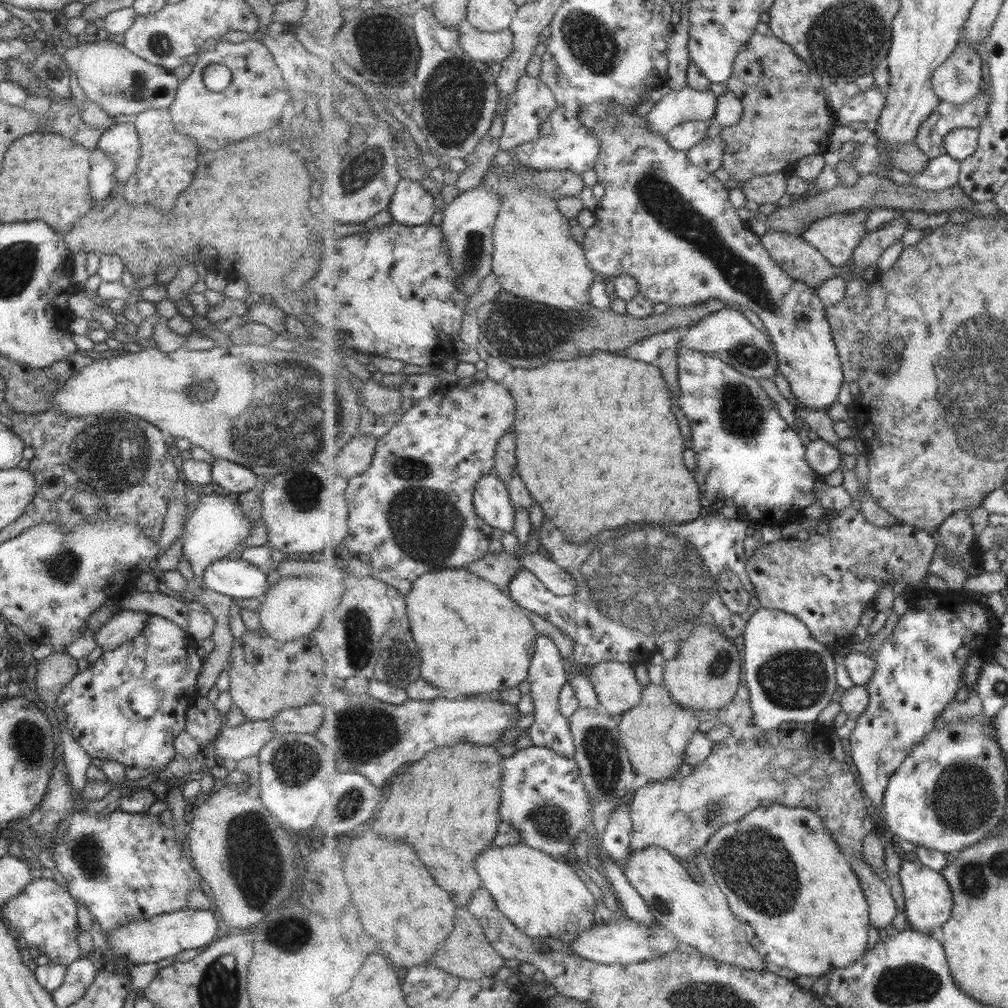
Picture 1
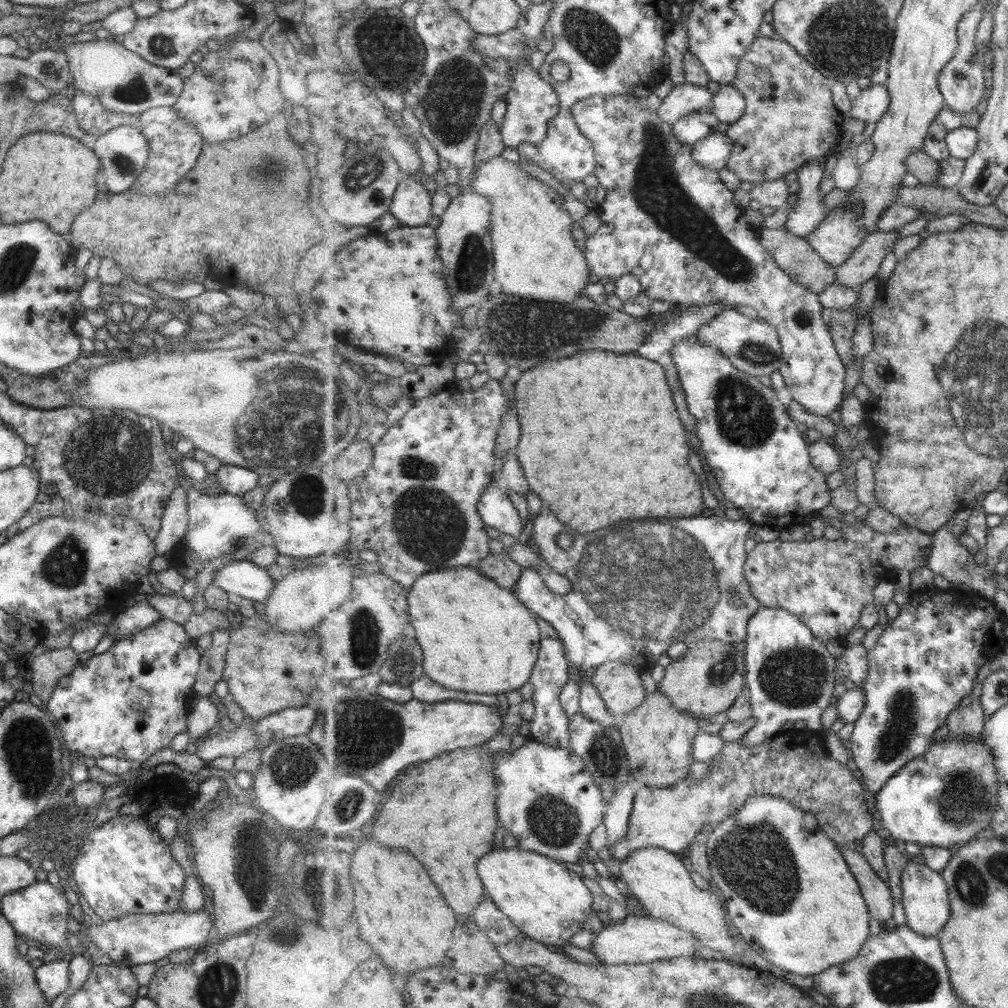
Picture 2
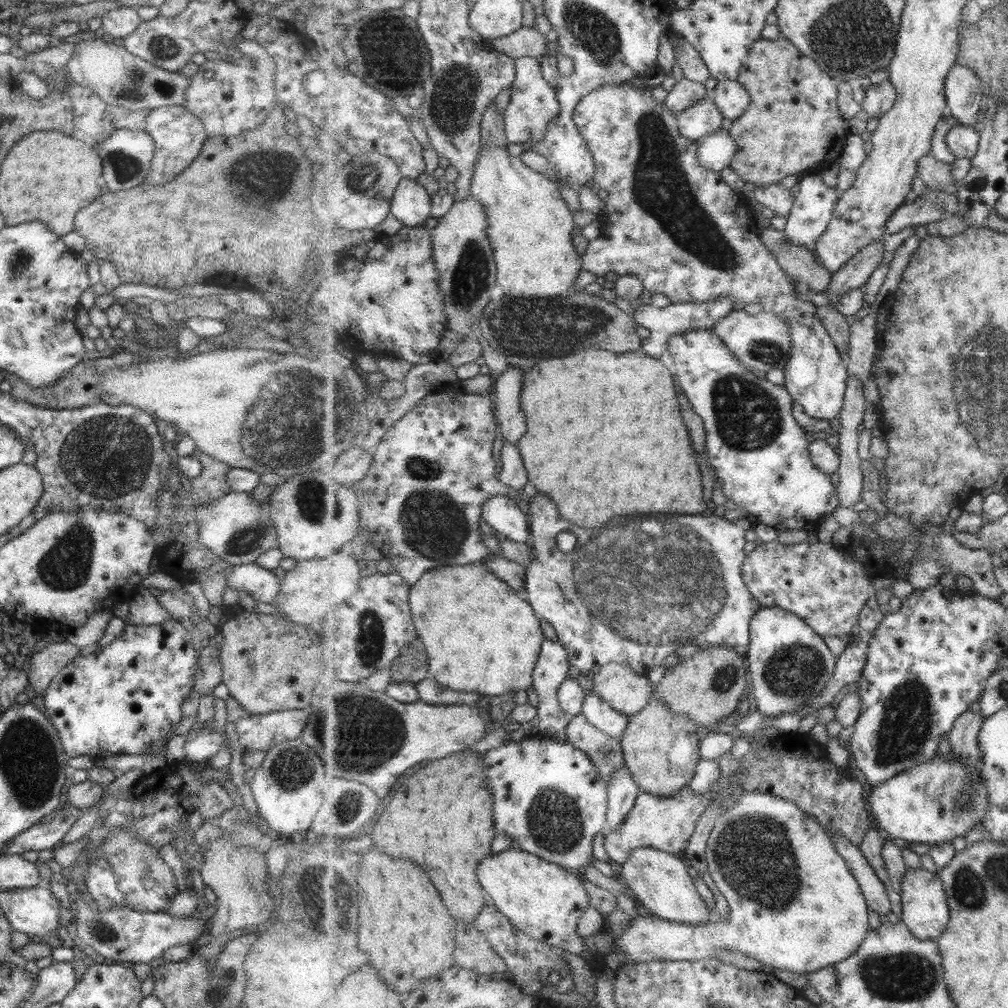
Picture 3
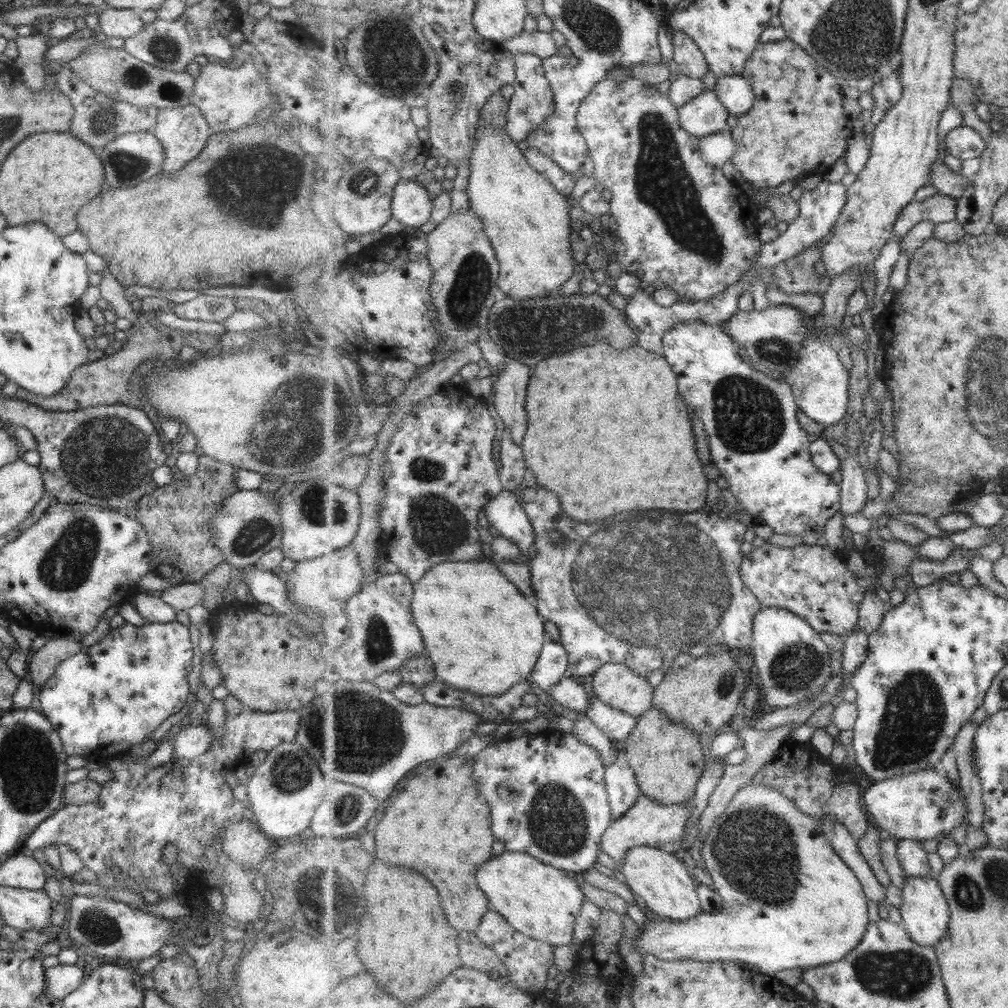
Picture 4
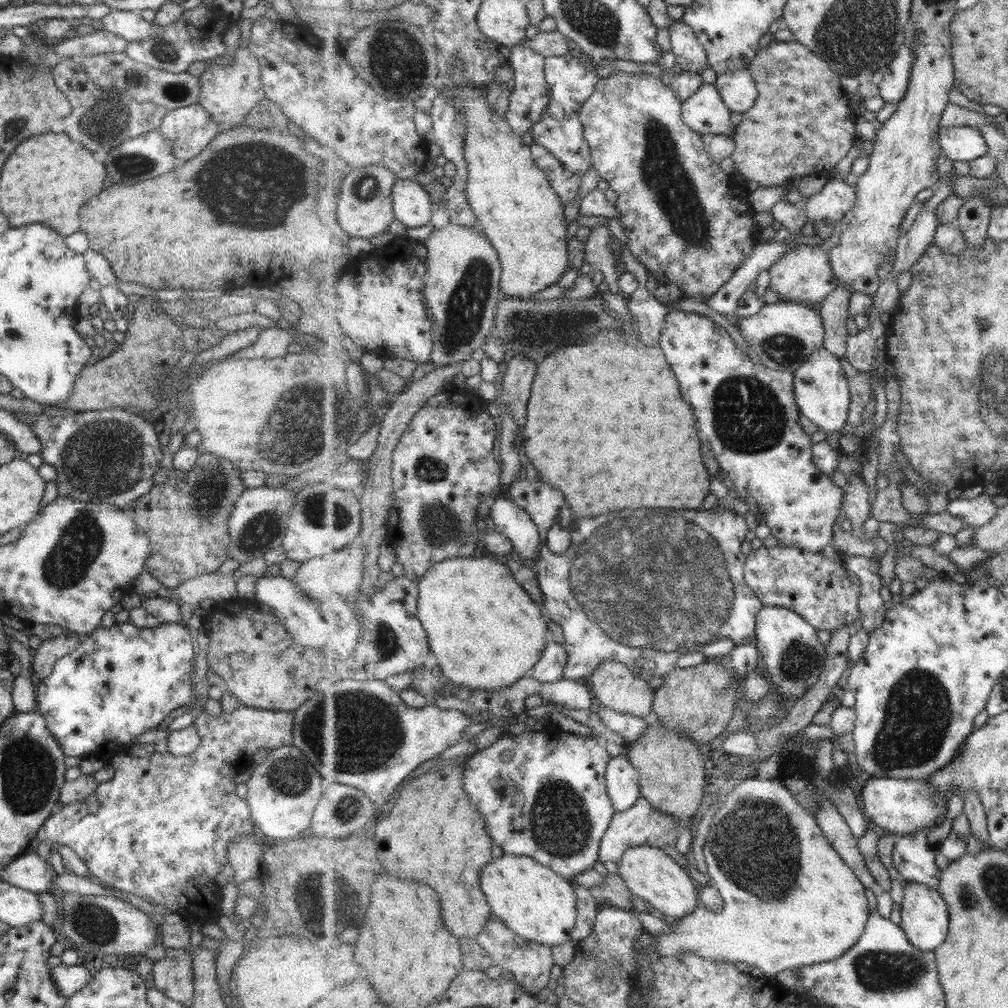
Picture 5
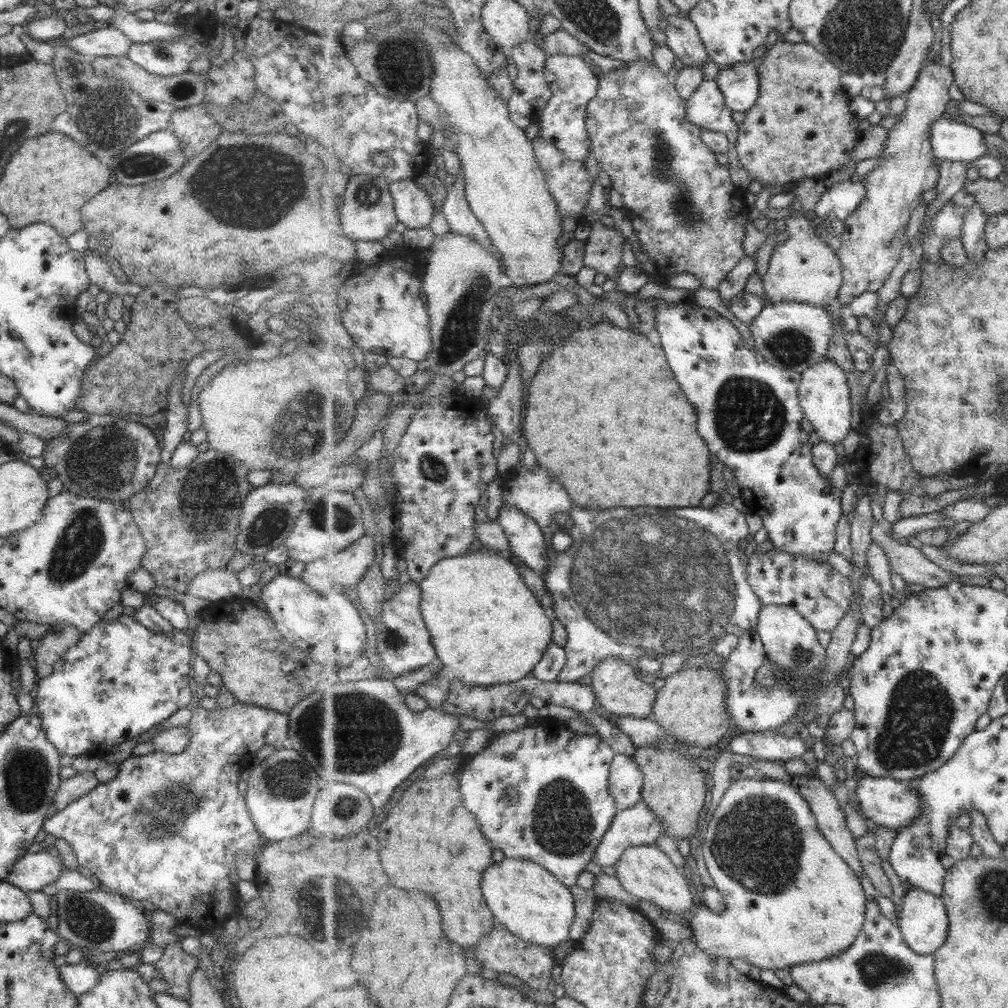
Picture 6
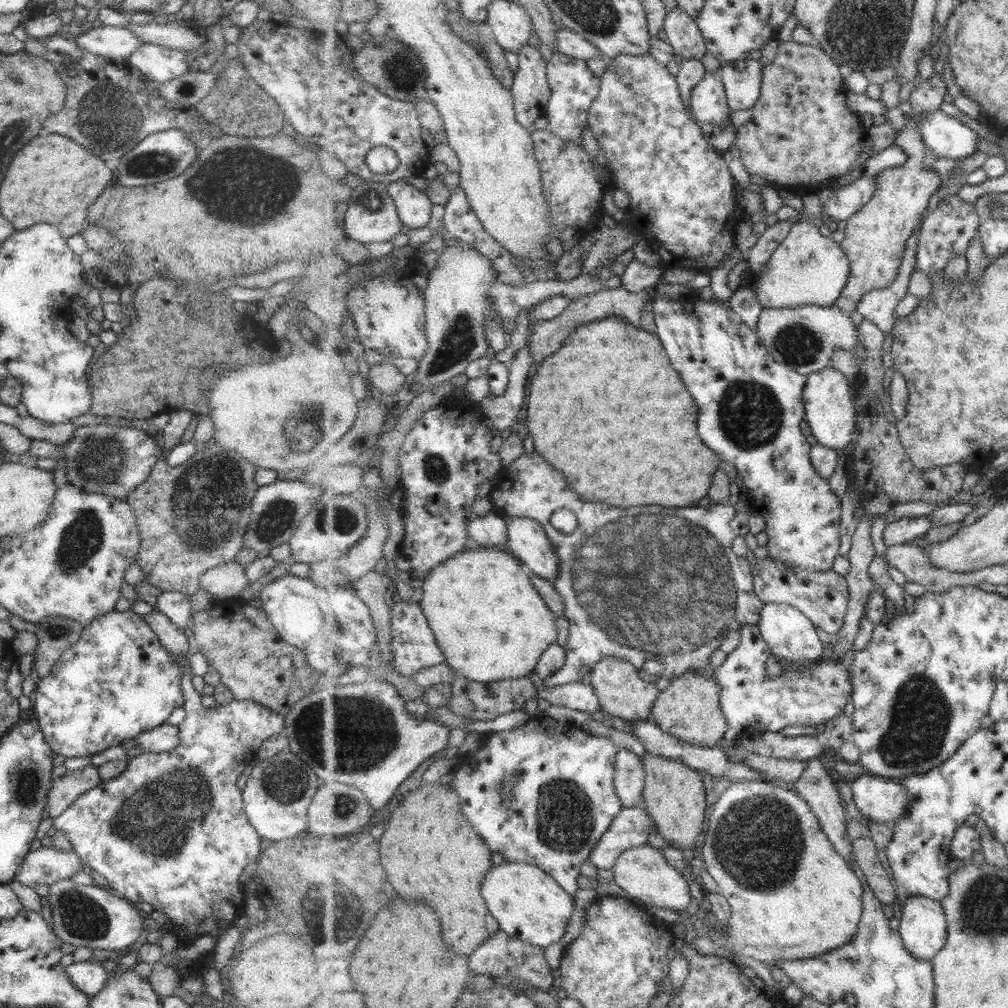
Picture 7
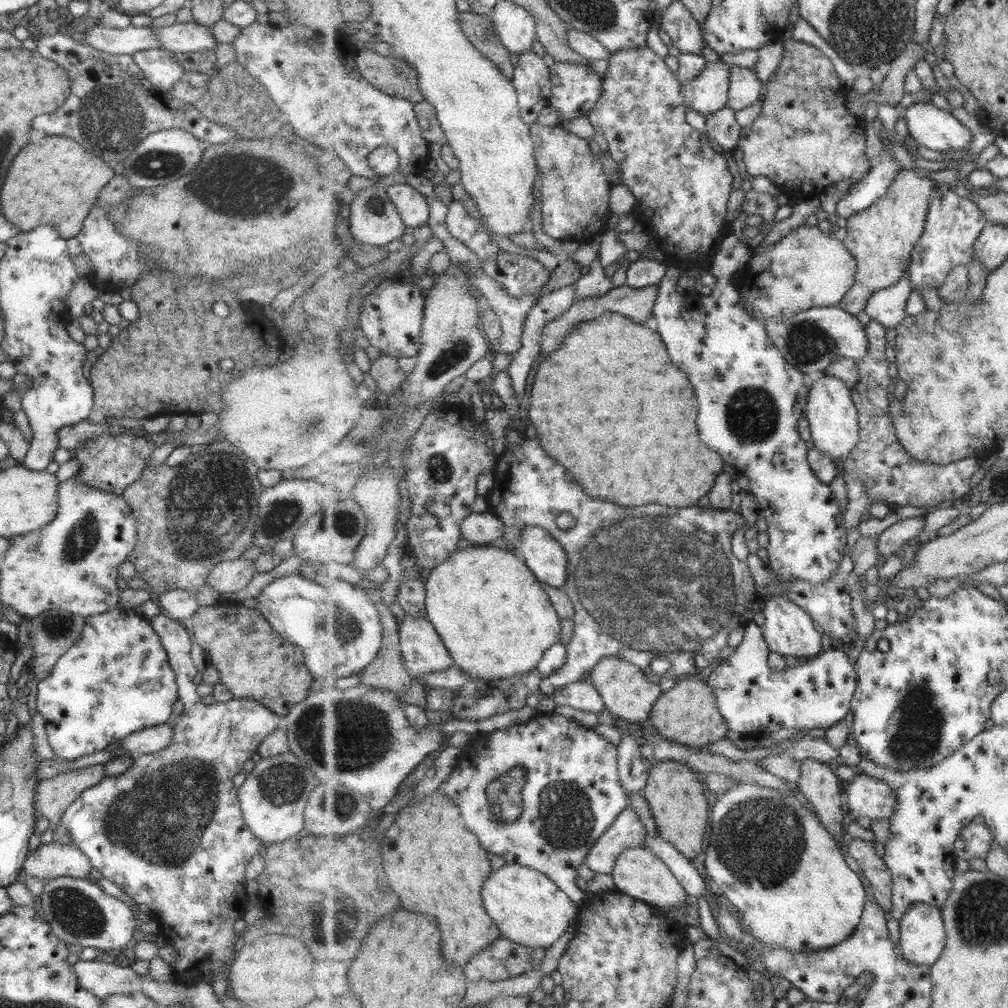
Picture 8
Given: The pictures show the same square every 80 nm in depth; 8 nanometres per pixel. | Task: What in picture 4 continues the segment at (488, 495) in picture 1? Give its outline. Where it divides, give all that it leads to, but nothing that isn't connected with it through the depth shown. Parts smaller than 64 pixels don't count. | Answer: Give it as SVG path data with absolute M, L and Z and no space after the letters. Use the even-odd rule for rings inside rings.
M505 490L485 506L489 524L505 538L518 544L523 553L535 544L534 525L519 502L517 492Z

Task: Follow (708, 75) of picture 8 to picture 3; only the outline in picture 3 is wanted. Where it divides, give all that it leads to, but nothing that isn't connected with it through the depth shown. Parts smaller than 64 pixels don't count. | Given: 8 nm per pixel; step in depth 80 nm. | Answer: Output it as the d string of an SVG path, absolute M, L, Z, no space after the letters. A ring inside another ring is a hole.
M707 97L695 106L687 108L678 116L679 130L689 140L699 140L717 132L723 126L725 117L713 97Z

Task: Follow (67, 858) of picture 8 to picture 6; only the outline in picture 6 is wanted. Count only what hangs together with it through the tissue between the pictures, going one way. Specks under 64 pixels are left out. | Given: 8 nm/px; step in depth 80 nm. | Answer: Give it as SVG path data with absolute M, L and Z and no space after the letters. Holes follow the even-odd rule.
M49 851L27 852L15 861L5 880L25 893L41 891L47 884L55 881L64 869L58 861L61 858L53 857Z

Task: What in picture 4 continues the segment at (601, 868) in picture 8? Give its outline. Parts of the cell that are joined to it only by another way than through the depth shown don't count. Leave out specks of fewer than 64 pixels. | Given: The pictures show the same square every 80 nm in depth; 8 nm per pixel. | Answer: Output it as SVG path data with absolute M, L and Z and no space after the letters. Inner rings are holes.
M642 794L623 817L614 819L611 822L610 828L603 835L601 848L603 852L617 862L623 862L626 859L627 852L638 846L659 848L665 852L676 854L681 849L683 842L681 838L685 836L687 824L689 824L689 816L691 816L693 809L694 806L692 807L685 803L664 805Z

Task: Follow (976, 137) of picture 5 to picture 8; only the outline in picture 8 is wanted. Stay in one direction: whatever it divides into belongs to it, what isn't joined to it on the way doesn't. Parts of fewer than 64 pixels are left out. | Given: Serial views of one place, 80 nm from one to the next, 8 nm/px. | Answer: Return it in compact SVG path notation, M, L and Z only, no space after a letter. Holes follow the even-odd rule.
M915 101L908 108L901 109L906 120L908 132L923 146L939 152L953 152L954 150L968 150L973 140L972 132L955 115L941 110L930 102Z

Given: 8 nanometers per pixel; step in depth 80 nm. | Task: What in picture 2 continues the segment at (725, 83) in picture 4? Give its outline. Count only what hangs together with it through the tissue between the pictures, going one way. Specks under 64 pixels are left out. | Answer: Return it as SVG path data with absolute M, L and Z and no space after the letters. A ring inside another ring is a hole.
M732 83L721 85L714 94L715 116L729 125L737 122L746 111L746 97Z

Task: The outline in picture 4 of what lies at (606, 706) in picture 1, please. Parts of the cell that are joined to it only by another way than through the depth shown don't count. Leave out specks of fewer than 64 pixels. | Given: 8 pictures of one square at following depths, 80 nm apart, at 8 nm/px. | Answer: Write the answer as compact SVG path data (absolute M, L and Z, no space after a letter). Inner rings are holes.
M607 662L592 680L592 696L623 712L640 717L654 706L655 687L626 664Z

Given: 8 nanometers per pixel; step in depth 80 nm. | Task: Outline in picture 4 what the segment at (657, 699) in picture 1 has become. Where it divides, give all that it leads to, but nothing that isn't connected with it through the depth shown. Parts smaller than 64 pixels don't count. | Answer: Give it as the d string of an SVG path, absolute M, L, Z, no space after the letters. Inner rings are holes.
M653 706L649 711L645 711L638 717L637 726L635 726L629 738L620 744L620 747L622 749L622 757L637 774L637 781L642 794L664 805L685 803L693 807L692 797L695 796L695 788L697 788L699 778L703 774L702 767L704 763L707 763L703 738L699 736L695 729L671 720L671 717L666 712Z

